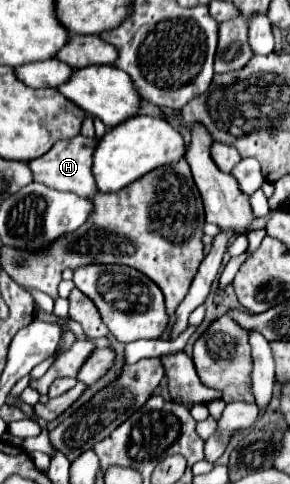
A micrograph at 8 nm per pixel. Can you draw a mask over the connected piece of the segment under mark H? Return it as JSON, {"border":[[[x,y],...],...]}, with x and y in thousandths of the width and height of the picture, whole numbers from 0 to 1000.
{"border":[[[262,279],[255,287],[221,287],[200,291],[152,324],[110,329],[97,333],[97,345],[110,353],[117,374],[166,382],[172,390],[200,390],[200,395],[248,395],[269,399],[276,407],[317,407],[338,399],[324,366],[317,366],[317,316],[331,308],[338,287],[303,287],[283,279]]]}

